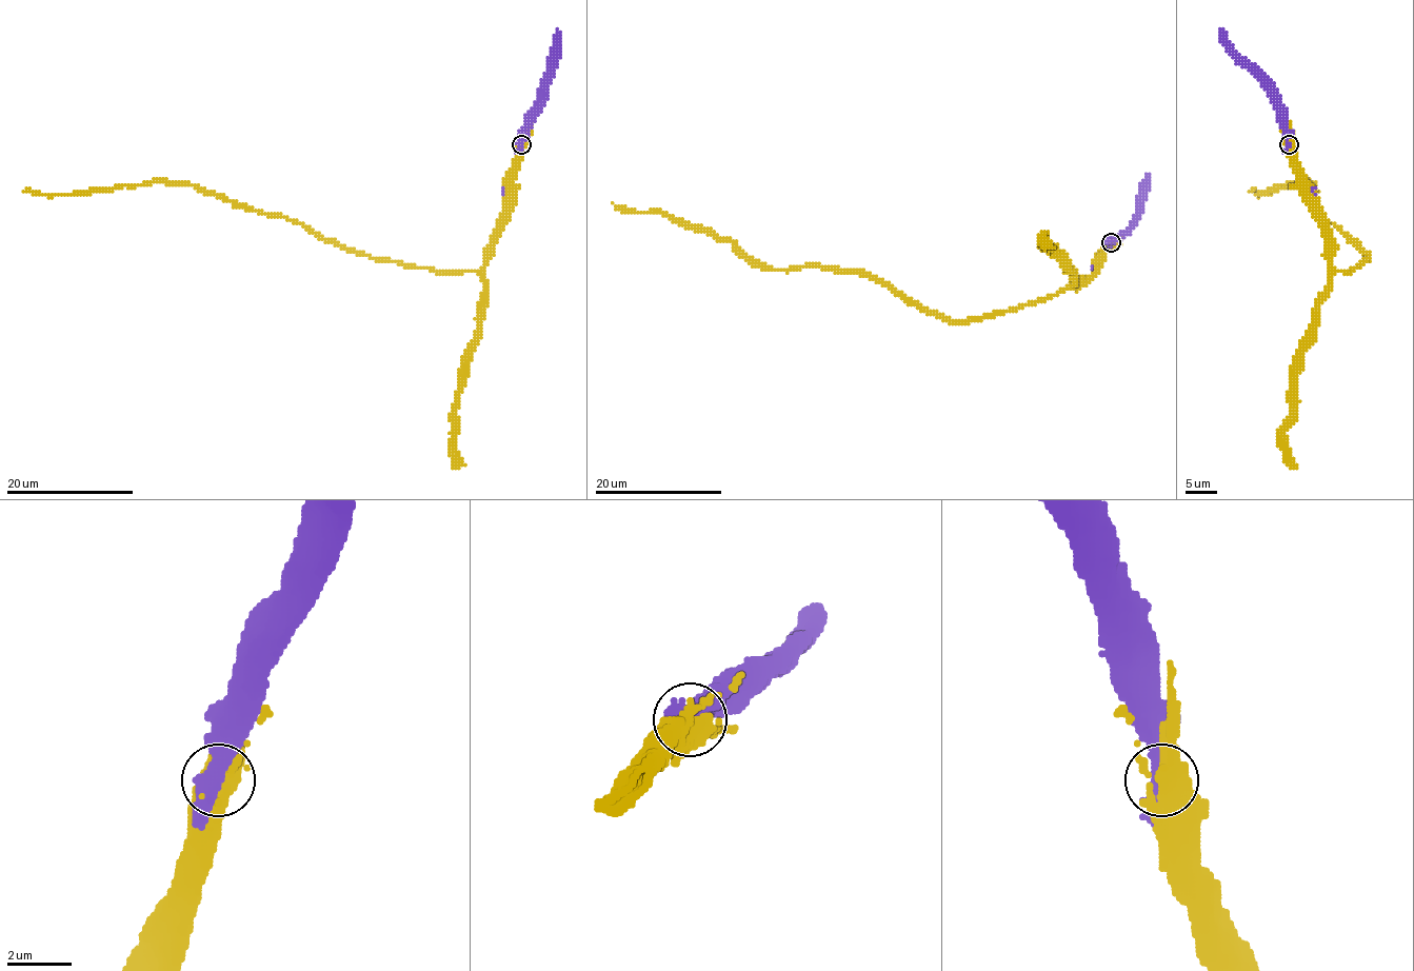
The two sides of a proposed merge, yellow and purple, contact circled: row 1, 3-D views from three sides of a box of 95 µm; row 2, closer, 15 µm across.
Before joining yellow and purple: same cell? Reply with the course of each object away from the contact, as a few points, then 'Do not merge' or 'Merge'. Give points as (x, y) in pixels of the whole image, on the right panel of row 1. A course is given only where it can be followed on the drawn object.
Course of yellow: (1289, 144), (1298, 191), (1322, 225), (1334, 270), (1350, 273), (1367, 259), (1314, 210), (1314, 184), (1250, 191). Course of purple: (1288, 144), (1286, 116), (1278, 95), (1230, 47), (1220, 30). Merge

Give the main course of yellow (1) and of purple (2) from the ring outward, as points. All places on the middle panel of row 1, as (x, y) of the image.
1: (1111, 243), (1102, 262), (1068, 288), (947, 321), (871, 277), (753, 265), (731, 241), (613, 203)
2: (1111, 241), (1127, 232), (1139, 209), (1139, 190), (1147, 175)

